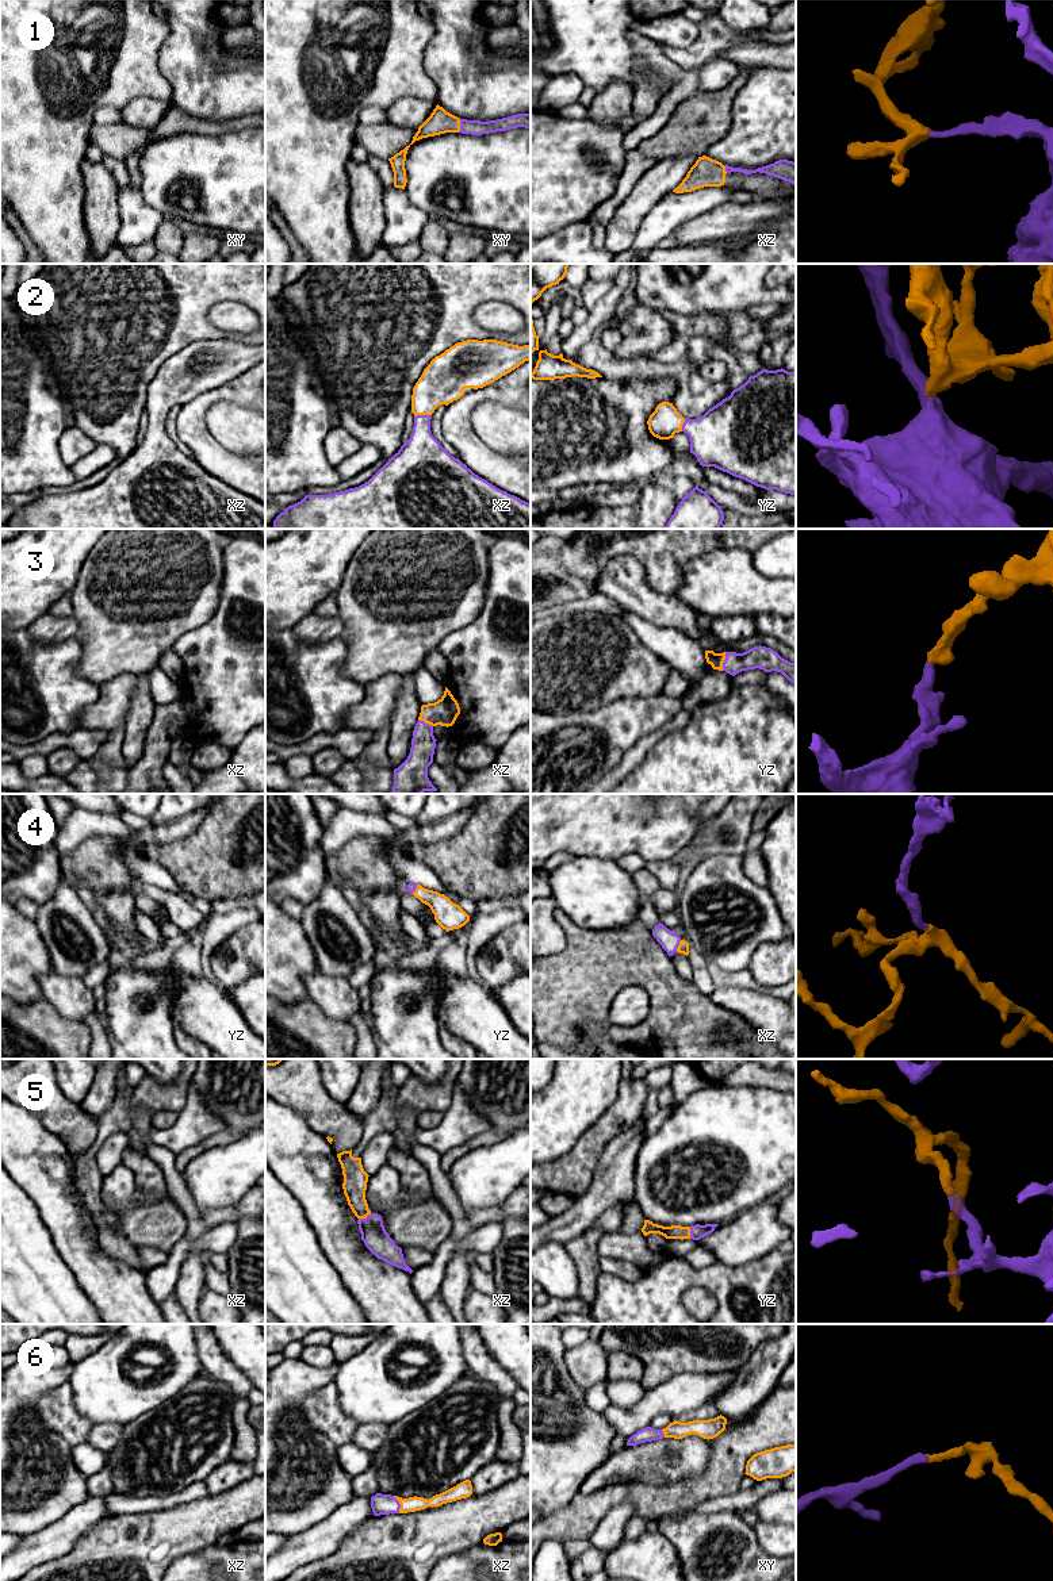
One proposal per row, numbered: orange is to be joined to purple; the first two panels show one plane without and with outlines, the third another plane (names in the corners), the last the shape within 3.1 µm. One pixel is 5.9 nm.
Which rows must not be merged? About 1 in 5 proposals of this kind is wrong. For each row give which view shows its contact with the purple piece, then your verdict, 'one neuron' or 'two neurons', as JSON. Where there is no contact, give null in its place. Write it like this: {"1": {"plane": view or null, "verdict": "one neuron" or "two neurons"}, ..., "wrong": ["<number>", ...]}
{"1": {"plane": "xy", "verdict": "one neuron"}, "2": {"plane": "xz", "verdict": "one neuron"}, "3": {"plane": "yz", "verdict": "one neuron"}, "4": {"plane": "xz", "verdict": "one neuron"}, "5": {"plane": "xz", "verdict": "one neuron"}, "6": {"plane": "xz", "verdict": "one neuron"}, "wrong": []}

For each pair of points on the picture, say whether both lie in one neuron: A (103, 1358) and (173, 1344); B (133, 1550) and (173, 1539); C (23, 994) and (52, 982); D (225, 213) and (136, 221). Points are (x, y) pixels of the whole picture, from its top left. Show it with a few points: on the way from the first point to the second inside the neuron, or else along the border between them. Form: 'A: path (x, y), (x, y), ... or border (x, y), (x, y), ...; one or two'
A: path (123, 1385), (130, 1392), (160, 1392), (179, 1372); one
B: path (142, 1545), (152, 1539), (164, 1539); one
C: border (53, 971), (37, 977), (38, 987), (43, 997); two
D: border (141, 196), (165, 218); two

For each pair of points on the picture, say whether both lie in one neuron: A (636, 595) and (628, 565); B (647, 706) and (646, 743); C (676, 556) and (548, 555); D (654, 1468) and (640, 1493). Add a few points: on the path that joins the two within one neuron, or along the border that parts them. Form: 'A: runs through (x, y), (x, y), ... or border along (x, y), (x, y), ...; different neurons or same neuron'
A: runs through (630, 588), (628, 572); same neuron
B: border along (673, 717), (640, 737), (623, 756); different neurons
C: runs through (644, 545), (611, 545), (598, 552), (579, 555); same neuron
D: border along (677, 1480), (669, 1484), (613, 1484); different neurons

